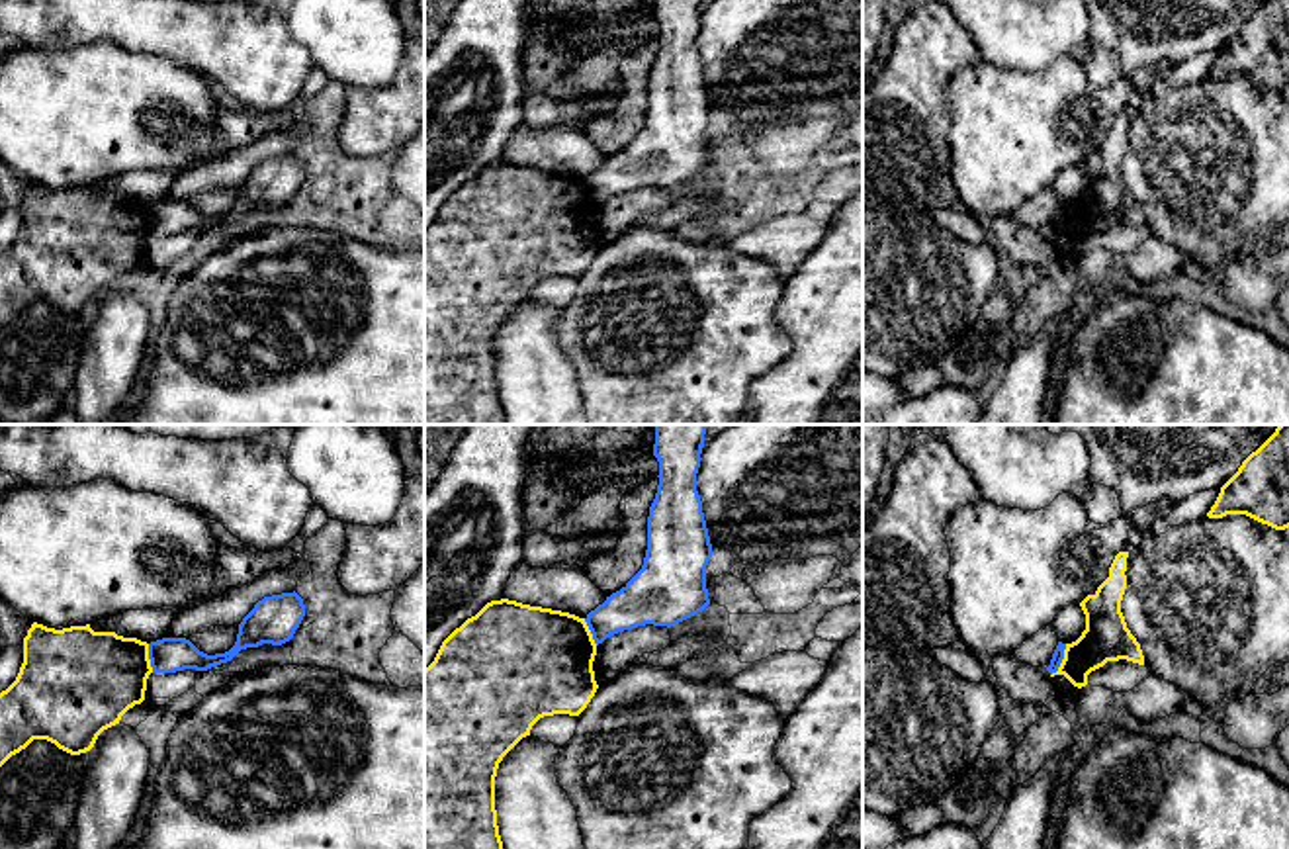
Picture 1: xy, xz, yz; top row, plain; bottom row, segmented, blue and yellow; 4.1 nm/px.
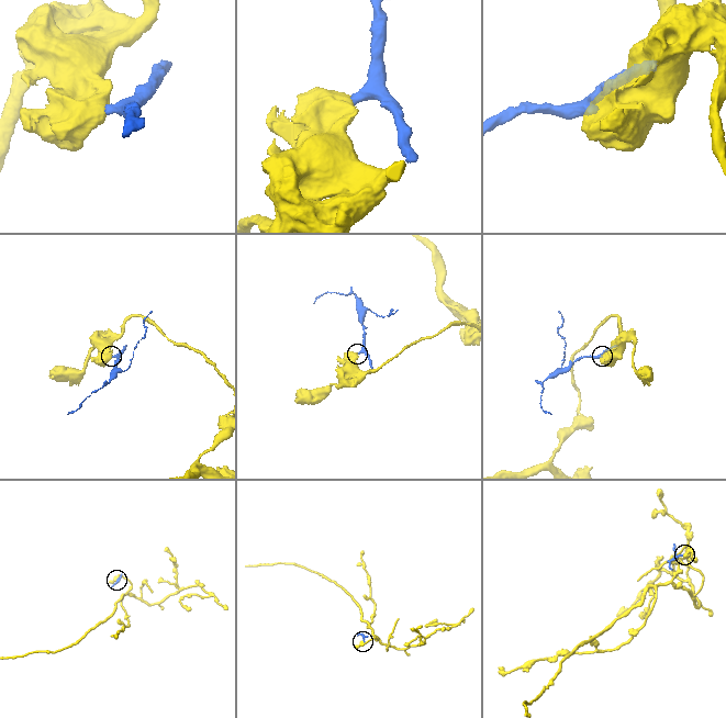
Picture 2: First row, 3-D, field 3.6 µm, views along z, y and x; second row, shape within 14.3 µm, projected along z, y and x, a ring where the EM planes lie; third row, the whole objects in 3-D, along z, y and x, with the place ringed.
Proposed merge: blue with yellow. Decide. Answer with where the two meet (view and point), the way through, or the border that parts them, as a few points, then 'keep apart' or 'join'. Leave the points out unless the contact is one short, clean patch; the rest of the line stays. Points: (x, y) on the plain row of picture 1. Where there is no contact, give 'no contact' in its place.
contact yz (1063, 220); border yz (1066, 206), (1065, 220), (1051, 237); keep apart

